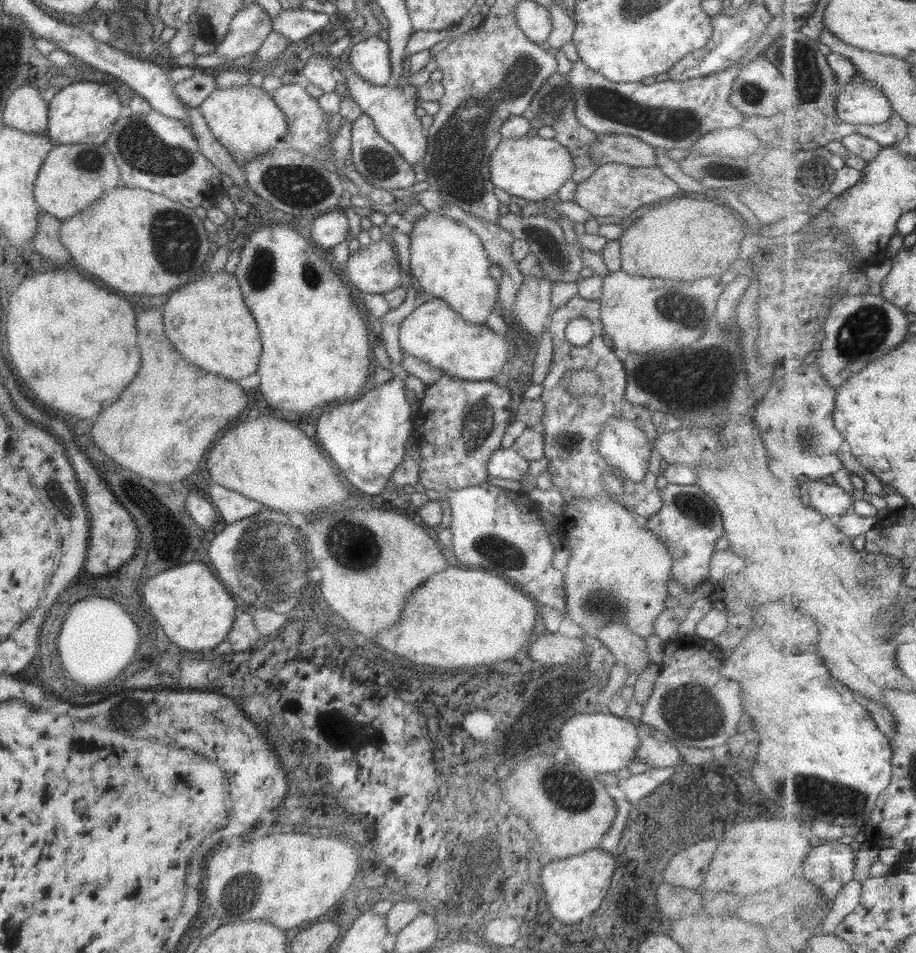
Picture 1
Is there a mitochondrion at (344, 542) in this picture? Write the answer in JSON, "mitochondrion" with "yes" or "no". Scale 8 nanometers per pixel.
{"mitochondrion":"yes"}

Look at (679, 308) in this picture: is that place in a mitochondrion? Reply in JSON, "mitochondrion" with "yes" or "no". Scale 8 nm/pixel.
{"mitochondrion":"yes"}

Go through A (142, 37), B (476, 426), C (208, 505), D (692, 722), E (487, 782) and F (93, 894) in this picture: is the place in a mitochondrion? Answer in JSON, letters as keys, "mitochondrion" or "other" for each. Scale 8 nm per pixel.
{"A":"other","B":"mitochondrion","C":"other","D":"mitochondrion","E":"other","F":"other"}

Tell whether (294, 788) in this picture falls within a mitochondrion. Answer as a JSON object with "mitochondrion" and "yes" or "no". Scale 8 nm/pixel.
{"mitochondrion":"yes"}

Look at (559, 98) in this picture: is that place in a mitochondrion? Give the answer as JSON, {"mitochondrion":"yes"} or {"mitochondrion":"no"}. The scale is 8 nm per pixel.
{"mitochondrion":"yes"}

